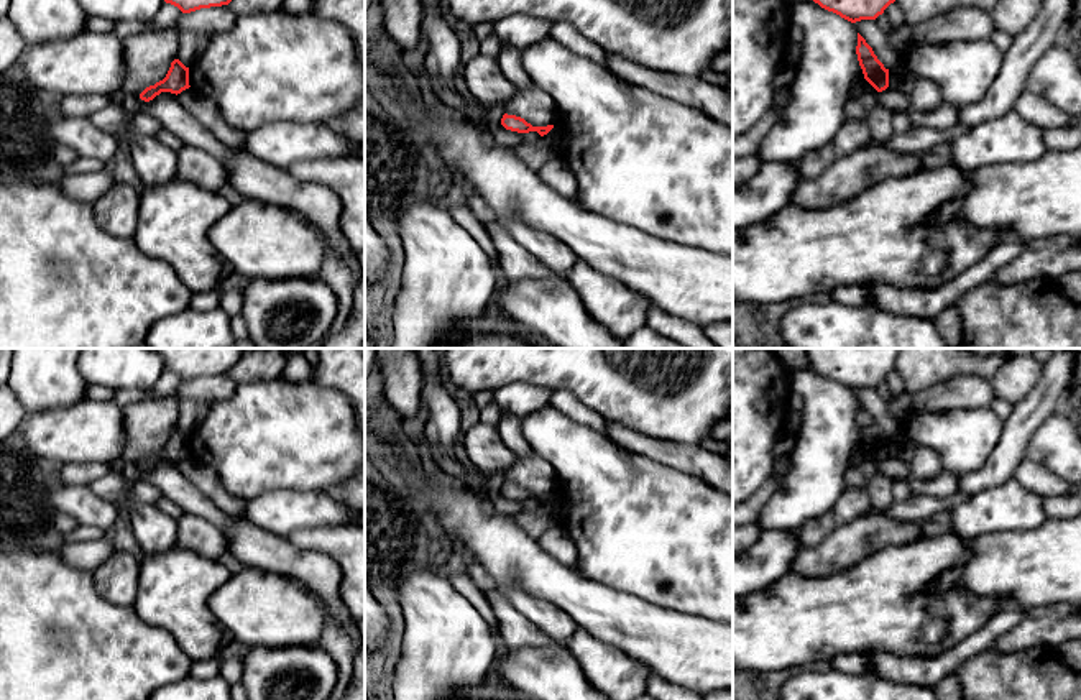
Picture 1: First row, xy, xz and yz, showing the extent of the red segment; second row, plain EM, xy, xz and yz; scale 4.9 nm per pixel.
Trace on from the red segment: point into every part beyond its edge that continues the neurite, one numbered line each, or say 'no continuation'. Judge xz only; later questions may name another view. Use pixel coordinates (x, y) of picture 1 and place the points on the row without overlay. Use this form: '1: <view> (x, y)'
no continuation

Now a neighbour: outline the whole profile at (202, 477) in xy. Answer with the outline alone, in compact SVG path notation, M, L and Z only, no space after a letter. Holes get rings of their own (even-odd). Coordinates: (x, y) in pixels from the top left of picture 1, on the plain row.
M186 457L177 462L182 475L214 504L230 516L243 516L246 501L230 495L215 470L194 457Z

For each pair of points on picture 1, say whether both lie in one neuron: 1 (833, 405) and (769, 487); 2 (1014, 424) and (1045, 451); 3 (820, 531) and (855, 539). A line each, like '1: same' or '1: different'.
1: different
2: different
3: different

